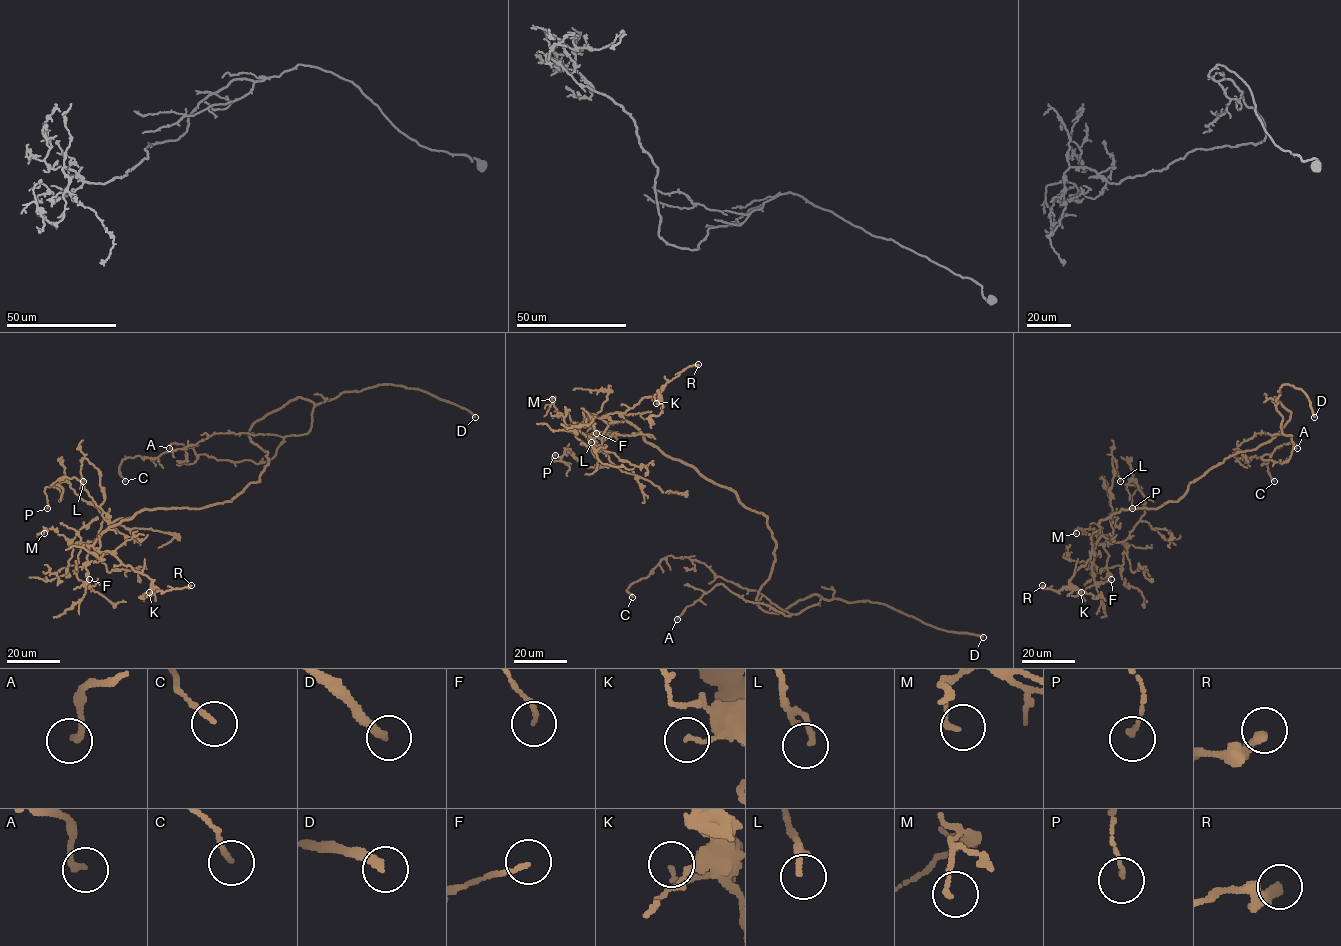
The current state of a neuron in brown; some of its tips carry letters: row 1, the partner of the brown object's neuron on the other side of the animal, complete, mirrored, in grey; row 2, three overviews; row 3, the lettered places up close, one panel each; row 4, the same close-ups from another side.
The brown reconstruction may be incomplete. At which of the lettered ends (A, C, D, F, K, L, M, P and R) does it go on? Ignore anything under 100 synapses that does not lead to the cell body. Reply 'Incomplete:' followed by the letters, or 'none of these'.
Incomplete: D

